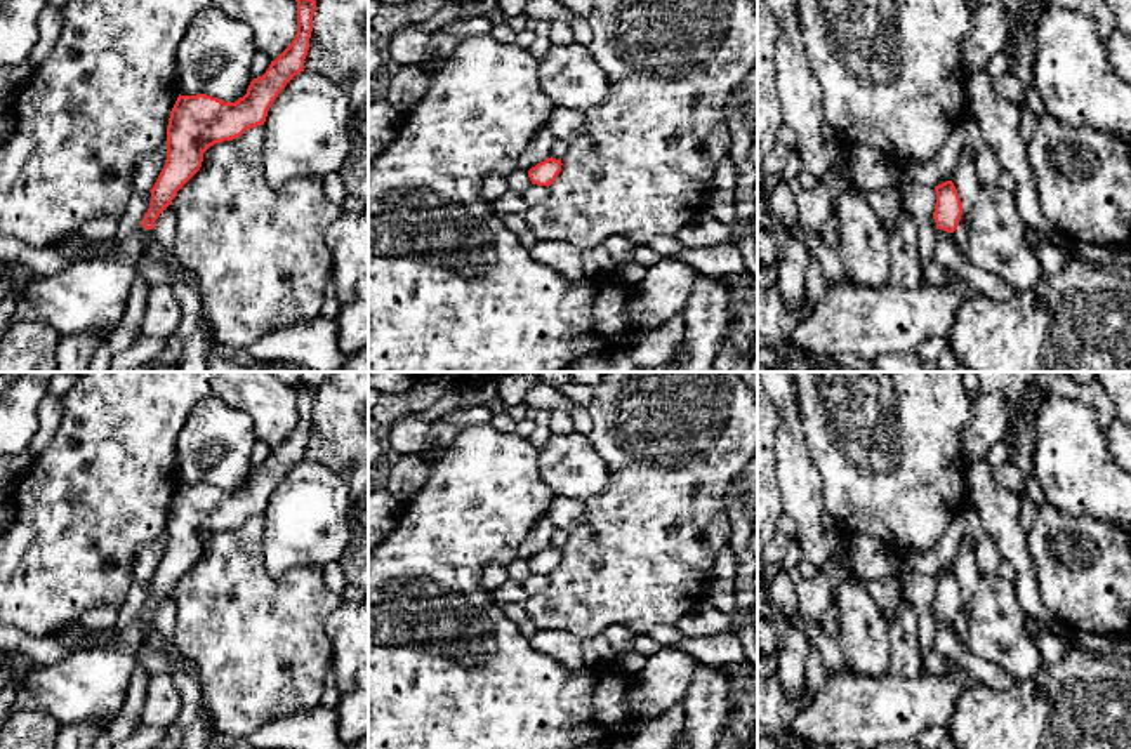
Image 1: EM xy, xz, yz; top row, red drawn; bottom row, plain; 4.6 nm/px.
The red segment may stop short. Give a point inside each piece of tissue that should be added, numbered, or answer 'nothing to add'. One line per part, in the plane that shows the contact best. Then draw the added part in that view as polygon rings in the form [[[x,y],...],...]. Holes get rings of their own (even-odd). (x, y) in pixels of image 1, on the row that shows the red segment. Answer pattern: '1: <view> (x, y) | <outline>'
1: xy (89, 296) | [[[139,226],[120,240],[113,255],[82,259],[47,278],[35,276],[19,297],[61,335],[97,332],[109,339],[118,328],[136,278],[137,261],[151,229]]]

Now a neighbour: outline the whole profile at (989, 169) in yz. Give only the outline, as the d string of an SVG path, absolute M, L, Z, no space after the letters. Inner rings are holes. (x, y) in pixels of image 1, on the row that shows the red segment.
M987 144L975 155L975 169L980 186L997 184L1001 174L1004 172L997 155Z

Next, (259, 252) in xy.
M257 125L233 141L210 146L203 153L200 170L172 200L175 261L198 280L212 342L228 346L231 353L241 353L268 332L320 316L325 285L334 268L327 231L344 212L328 200L320 177L297 177L283 186L271 186L264 176L262 144L264 127Z

